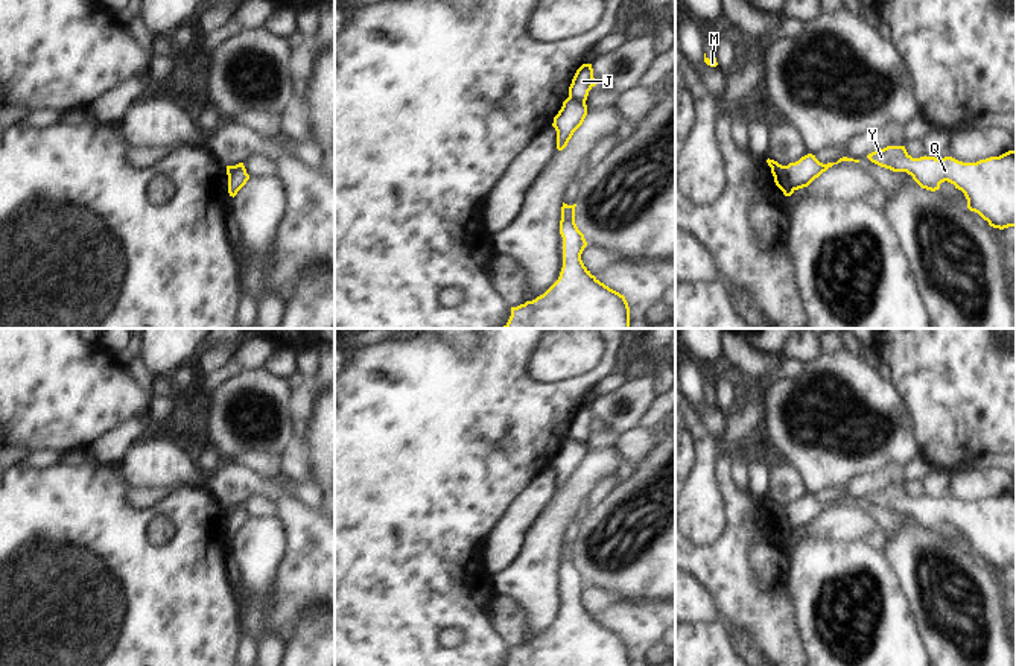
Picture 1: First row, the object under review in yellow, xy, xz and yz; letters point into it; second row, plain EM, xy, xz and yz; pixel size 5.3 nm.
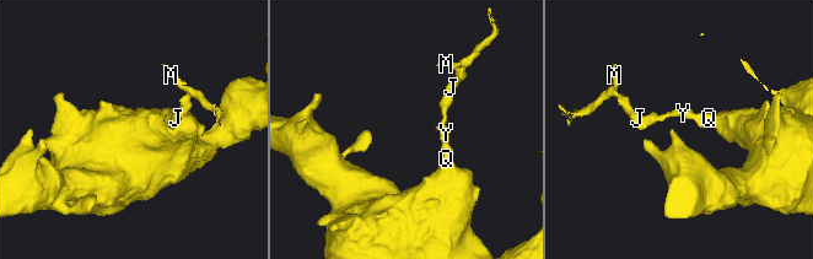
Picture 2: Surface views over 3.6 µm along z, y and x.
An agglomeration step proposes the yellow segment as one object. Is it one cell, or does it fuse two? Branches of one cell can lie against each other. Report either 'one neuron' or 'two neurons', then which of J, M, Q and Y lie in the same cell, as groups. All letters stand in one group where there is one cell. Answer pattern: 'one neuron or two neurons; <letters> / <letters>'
two neurons; J M / Q Y

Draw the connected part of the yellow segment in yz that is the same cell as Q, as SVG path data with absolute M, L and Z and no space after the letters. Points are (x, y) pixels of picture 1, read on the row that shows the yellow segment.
M887 146L867 158L893 172L906 172L922 189L931 192L948 181L964 193L967 208L990 227L1016 227L1016 149L976 163L963 163L952 157L913 158L905 146Z

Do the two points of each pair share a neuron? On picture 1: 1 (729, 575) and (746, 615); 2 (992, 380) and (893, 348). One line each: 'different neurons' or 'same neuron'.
1: same neuron
2: same neuron

